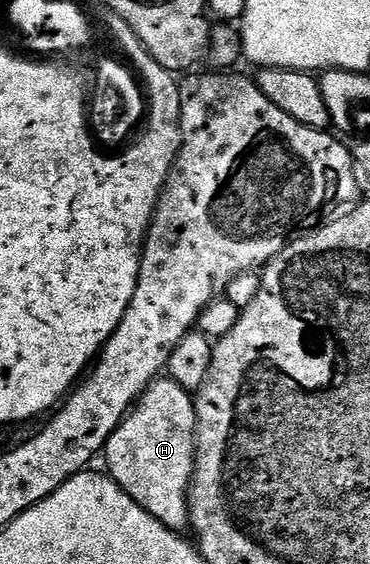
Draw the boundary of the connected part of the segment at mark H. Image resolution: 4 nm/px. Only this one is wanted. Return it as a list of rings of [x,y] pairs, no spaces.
[[[159,376],[112,432],[104,451],[105,469],[115,484],[144,512],[175,532],[185,531],[190,520],[188,489],[194,474],[195,420],[191,391],[180,388],[169,376]]]

